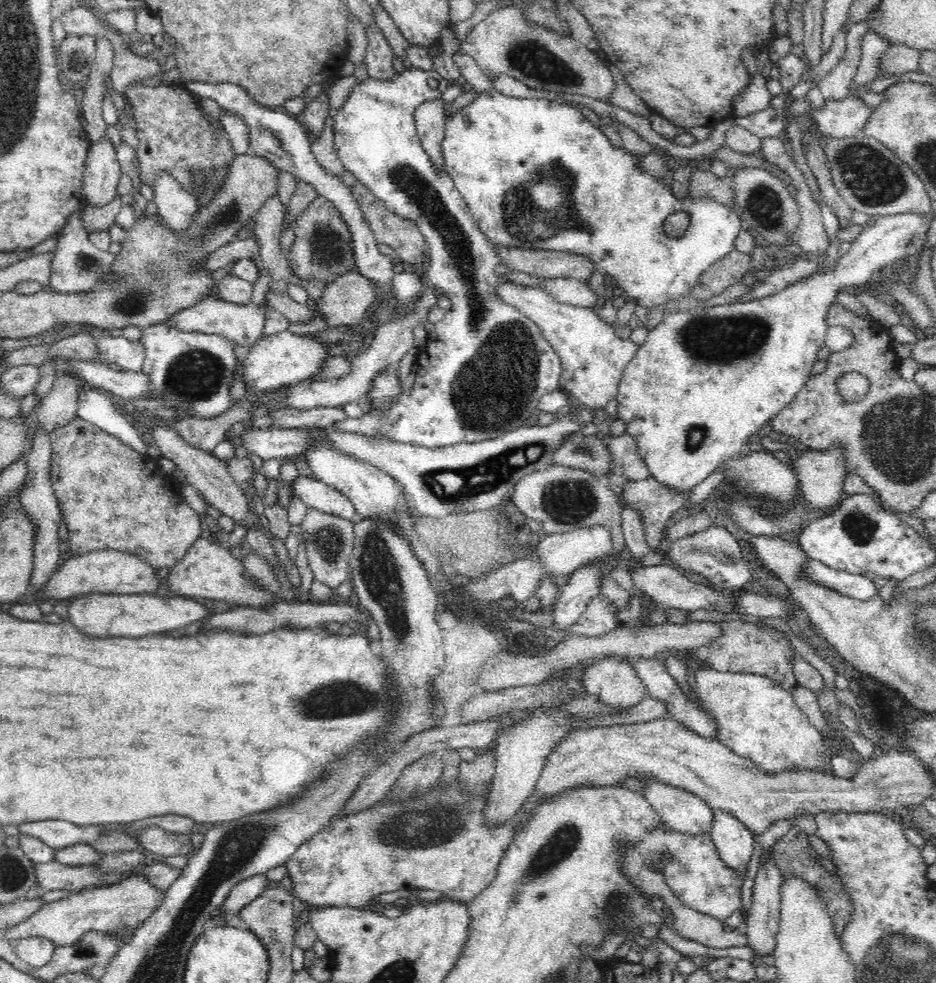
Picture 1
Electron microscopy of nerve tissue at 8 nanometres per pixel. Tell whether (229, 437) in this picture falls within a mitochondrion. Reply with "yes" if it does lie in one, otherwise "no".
no

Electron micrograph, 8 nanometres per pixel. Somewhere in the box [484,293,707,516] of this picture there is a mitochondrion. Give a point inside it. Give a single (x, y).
(581, 450)

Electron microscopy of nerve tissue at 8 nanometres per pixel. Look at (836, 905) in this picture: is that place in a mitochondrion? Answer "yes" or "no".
no

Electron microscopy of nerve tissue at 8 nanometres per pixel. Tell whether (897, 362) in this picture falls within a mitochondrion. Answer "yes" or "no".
no

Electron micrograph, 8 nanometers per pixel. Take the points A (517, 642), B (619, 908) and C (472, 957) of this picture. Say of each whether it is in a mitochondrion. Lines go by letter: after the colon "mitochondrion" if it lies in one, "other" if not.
A: other
B: mitochondrion
C: other

